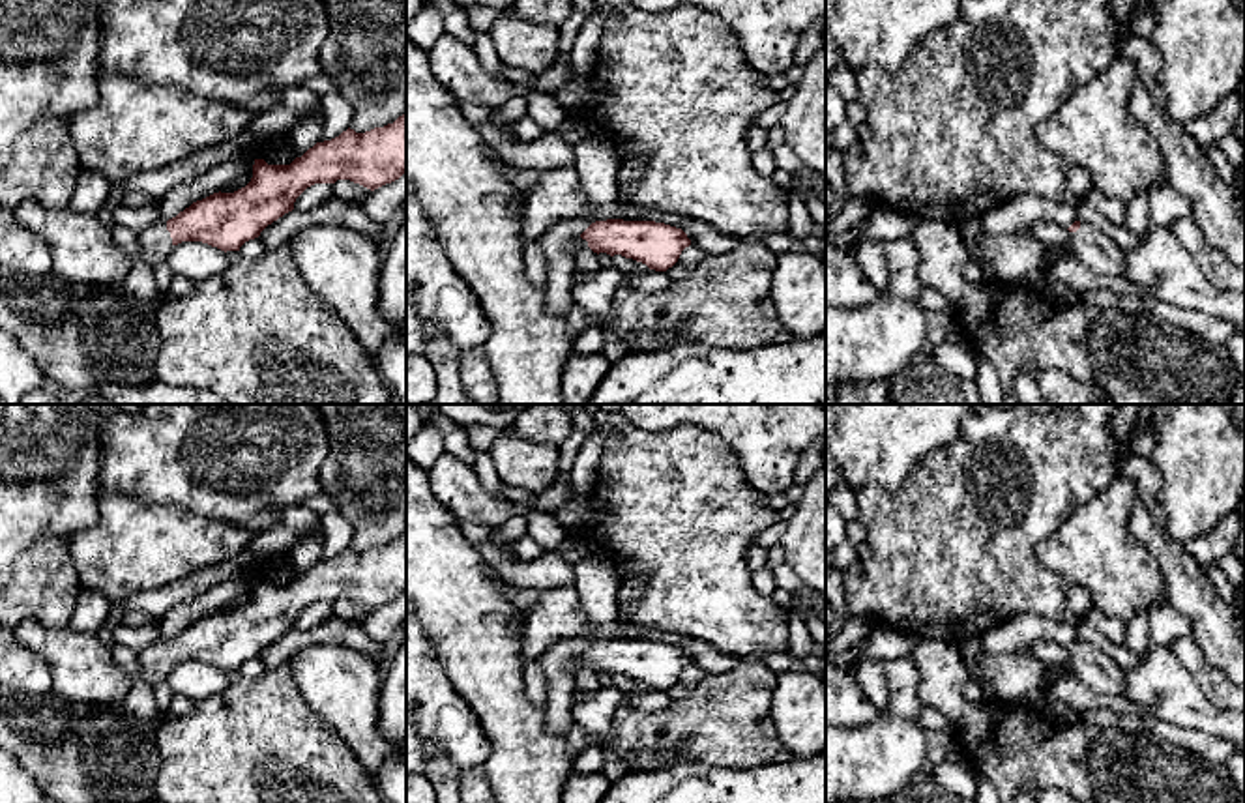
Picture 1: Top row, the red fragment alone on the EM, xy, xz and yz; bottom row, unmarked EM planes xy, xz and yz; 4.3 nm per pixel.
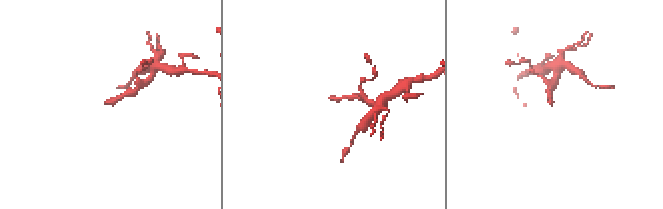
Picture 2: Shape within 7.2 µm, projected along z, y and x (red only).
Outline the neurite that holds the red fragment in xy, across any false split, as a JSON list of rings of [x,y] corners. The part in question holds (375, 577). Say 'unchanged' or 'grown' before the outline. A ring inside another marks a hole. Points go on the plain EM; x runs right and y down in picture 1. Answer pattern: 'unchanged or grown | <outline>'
grown | [[[406,530],[393,543],[374,547],[365,552],[354,548],[343,550],[339,556],[316,562],[301,577],[290,584],[268,584],[255,578],[251,601],[234,612],[213,612],[193,621],[168,640],[137,651],[140,676],[154,689],[167,683],[172,668],[182,661],[202,661],[221,670],[240,670],[240,666],[260,655],[260,651],[294,629],[296,618],[315,603],[335,603],[350,599],[371,610],[399,599],[406,591]]]

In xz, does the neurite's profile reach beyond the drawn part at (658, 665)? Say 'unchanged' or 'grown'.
grown

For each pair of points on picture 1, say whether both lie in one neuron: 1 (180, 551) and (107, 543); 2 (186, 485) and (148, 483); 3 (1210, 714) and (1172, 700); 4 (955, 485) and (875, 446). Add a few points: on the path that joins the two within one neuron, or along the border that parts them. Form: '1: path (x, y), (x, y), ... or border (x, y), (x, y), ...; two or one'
1: path (161, 547), (126, 547); one
2: path (176, 483), (158, 483); one
3: path (1201, 714), (1182, 700); one
4: border (952, 442), (923, 455), (895, 489), (875, 485); two

